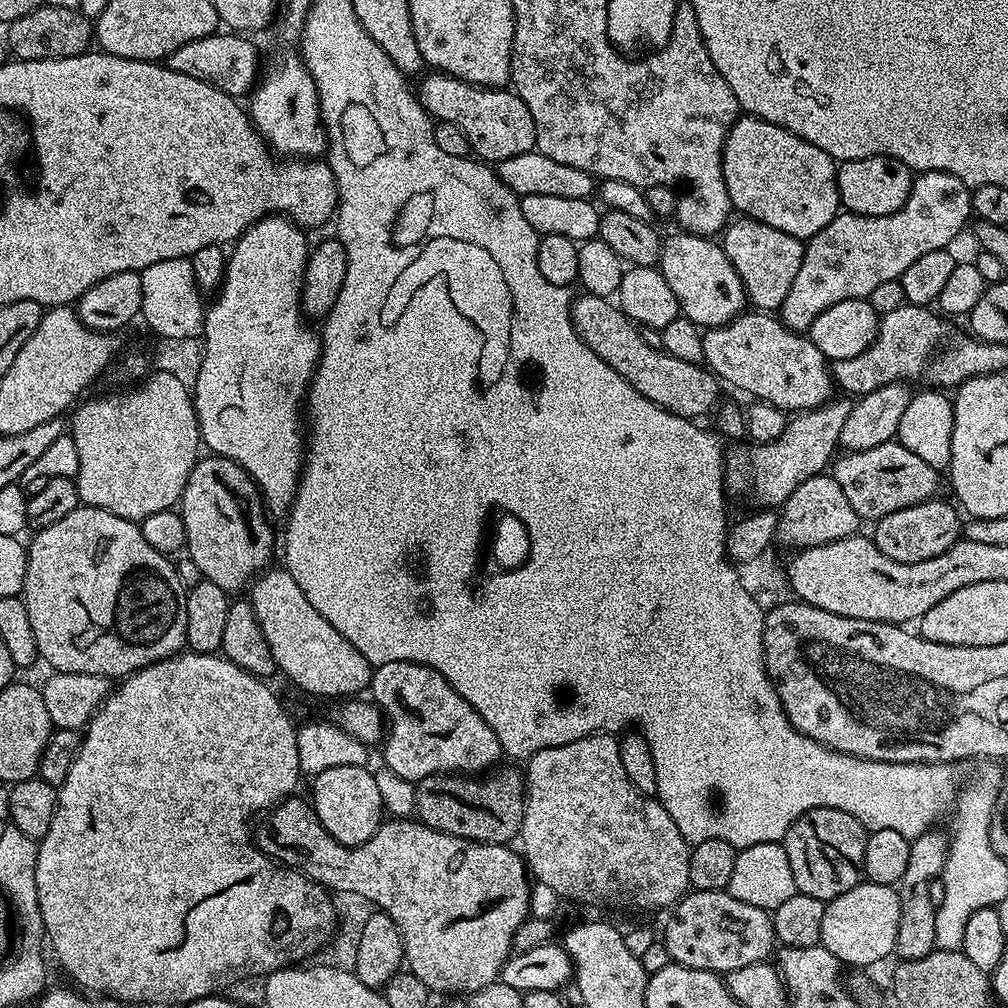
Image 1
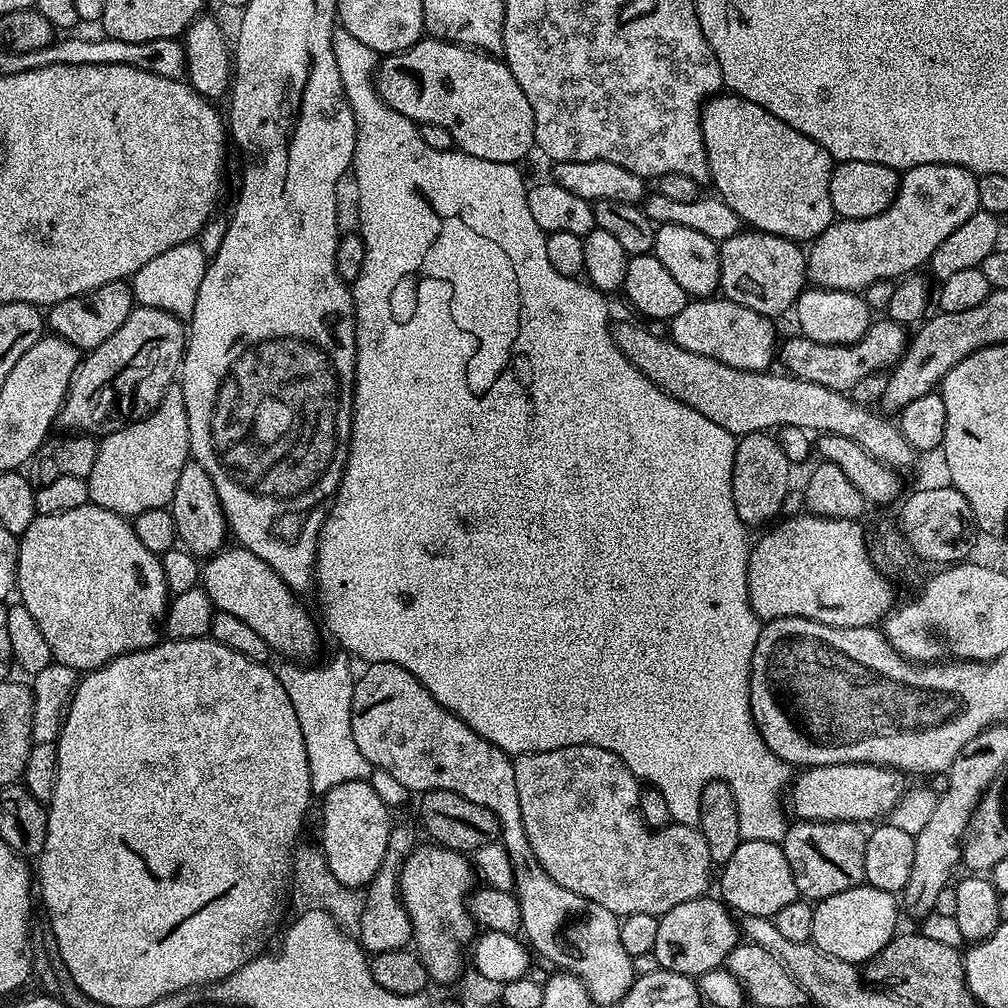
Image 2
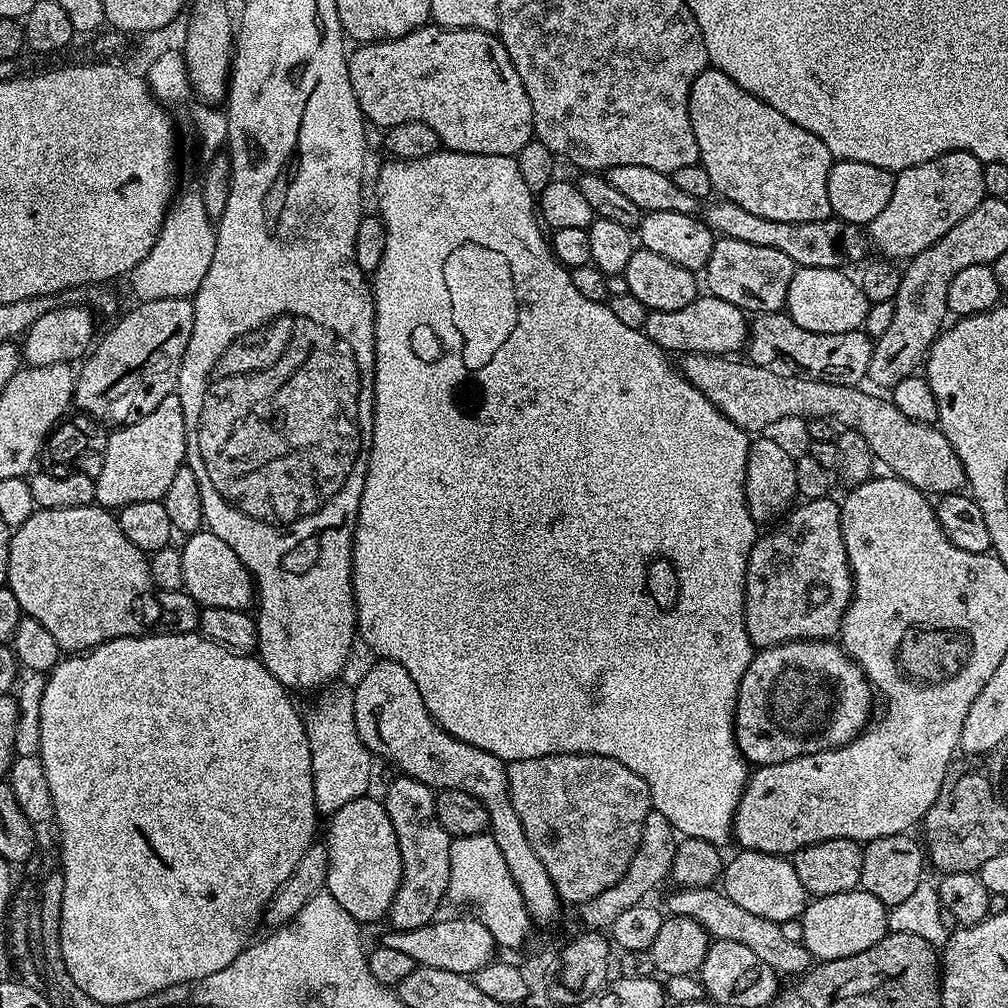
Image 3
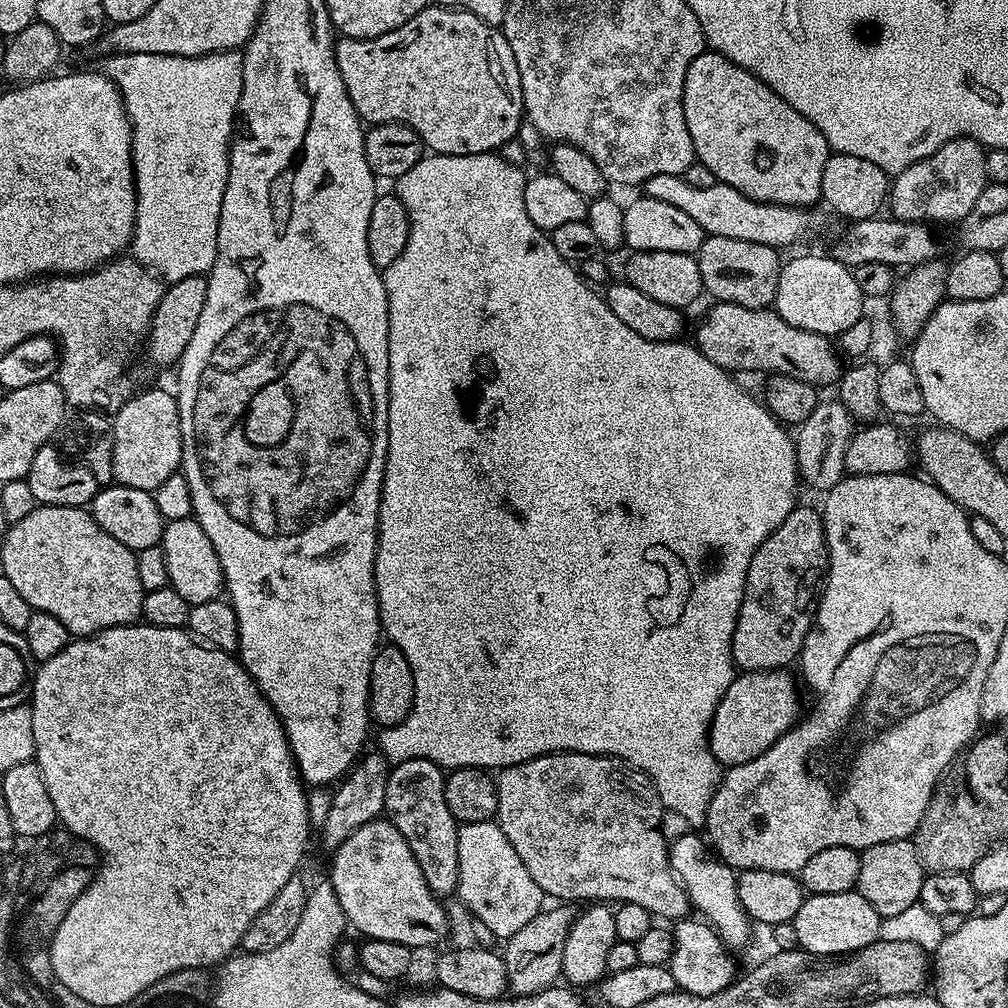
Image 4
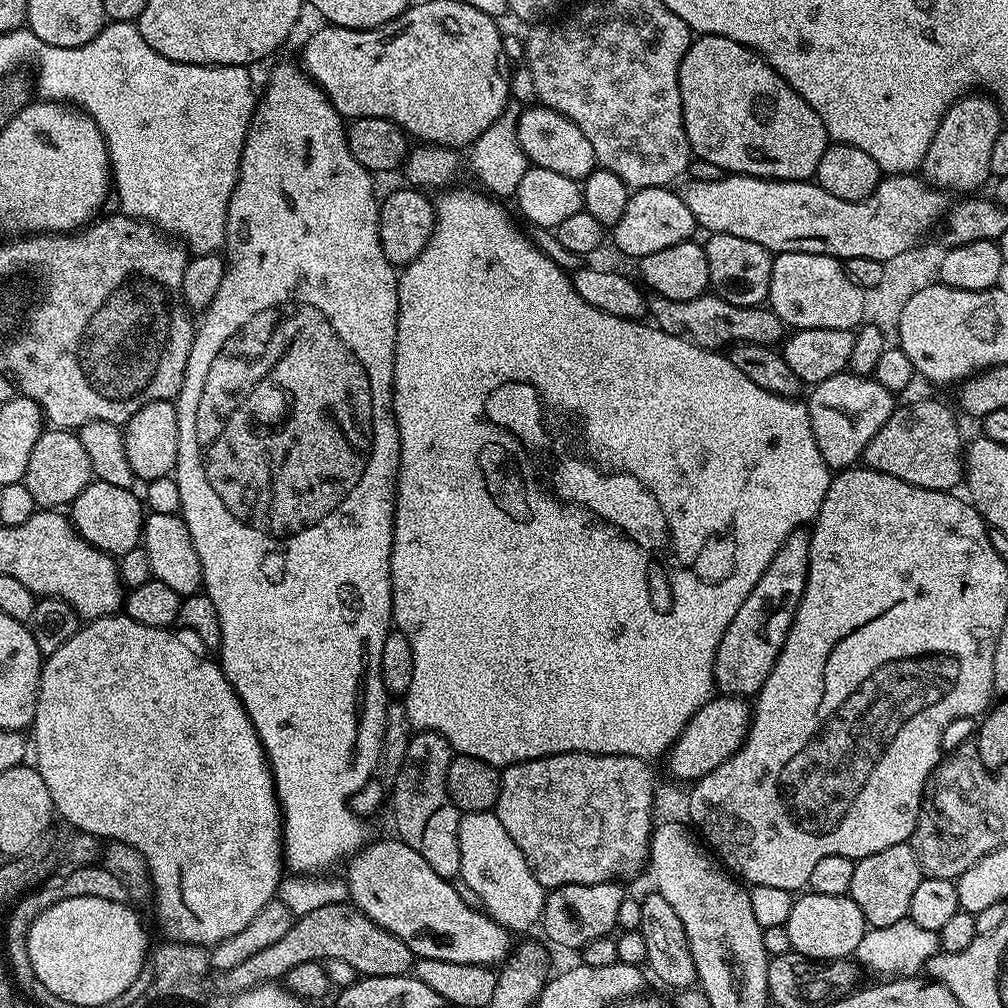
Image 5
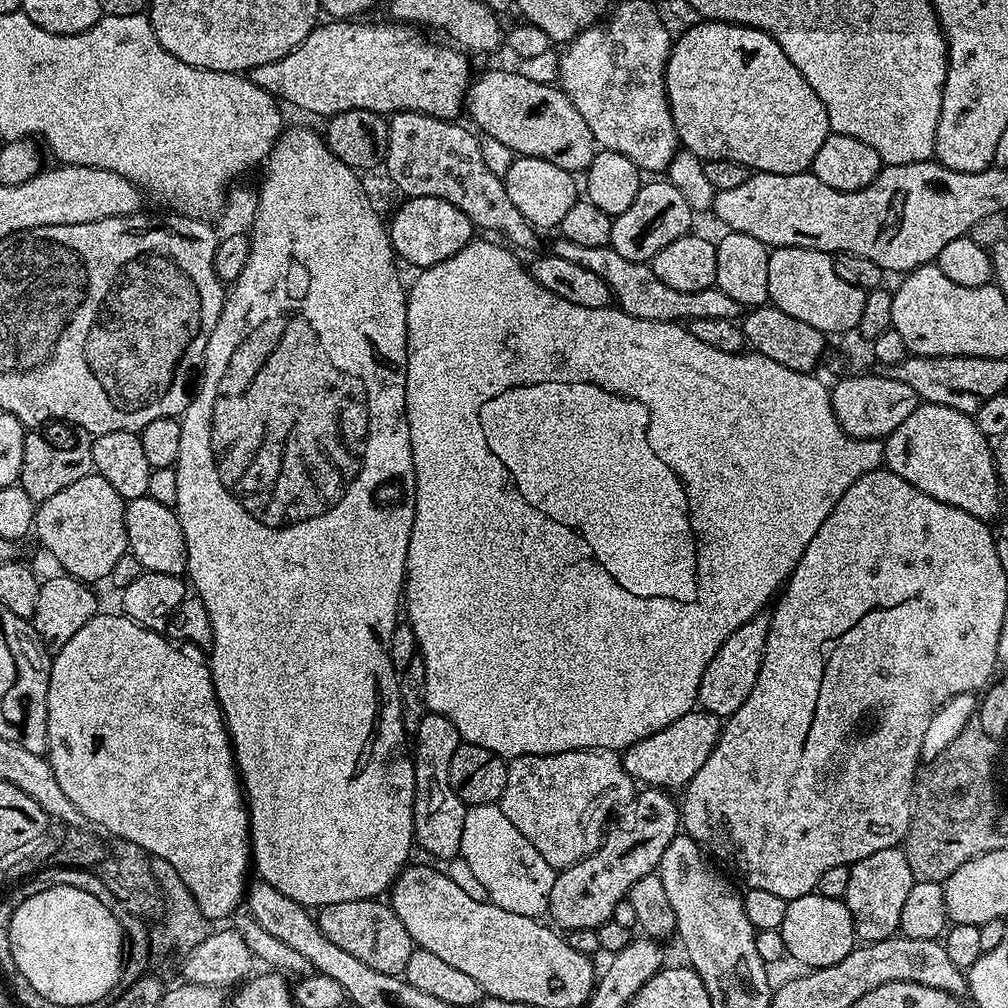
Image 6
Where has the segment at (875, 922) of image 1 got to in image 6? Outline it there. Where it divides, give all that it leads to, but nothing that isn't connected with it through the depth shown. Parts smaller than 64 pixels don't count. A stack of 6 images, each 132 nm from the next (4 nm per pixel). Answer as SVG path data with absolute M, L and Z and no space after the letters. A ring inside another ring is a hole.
M819 894L789 900L786 918L782 918L779 932L782 934L782 942L786 942L788 956L805 964L803 967L808 970L842 962L842 958L846 958L846 954L850 954L858 944L852 915L843 899L835 900Z

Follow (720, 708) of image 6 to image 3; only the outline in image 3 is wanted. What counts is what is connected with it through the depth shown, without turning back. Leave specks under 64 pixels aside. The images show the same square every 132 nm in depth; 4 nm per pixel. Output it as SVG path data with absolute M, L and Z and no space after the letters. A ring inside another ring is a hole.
M831 498L807 500L797 503L773 527L773 532L768 532L757 539L756 545L748 550L748 565L746 566L746 578L744 579L744 629L750 638L753 649L772 648L776 644L784 644L788 640L828 640L835 637L840 630L840 619L848 609L852 601L852 571L846 558L846 546L842 542L842 526L840 525L840 504Z

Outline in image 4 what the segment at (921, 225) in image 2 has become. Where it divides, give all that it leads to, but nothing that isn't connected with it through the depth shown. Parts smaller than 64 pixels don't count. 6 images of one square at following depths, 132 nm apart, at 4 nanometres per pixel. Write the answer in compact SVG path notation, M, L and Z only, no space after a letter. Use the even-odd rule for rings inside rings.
M959 136L946 142L946 146L934 150L934 154L922 158L922 162L895 173L890 184L890 208L892 204L893 210L896 211L893 212L895 219L918 220L933 226L952 223L955 225L964 220L966 214L970 214L970 210L974 210L974 206L978 202L978 194L982 194L982 190L989 183L984 165L985 151L983 144L971 140L968 136Z

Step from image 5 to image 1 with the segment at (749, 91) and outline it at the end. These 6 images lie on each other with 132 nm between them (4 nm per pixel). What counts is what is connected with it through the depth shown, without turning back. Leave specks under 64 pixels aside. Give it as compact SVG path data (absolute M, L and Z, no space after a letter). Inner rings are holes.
M747 114L741 115L736 123L732 125L732 129L729 130L728 136L724 140L724 181L726 182L726 190L732 199L733 209L735 209L737 213L743 214L745 217L766 222L766 226L774 226L778 230L782 230L791 236L797 236L797 238L805 242L817 236L841 211L840 191L836 185L837 167L837 161L833 160L830 154L826 154L826 150L822 150L818 146L814 146L810 142L806 142L802 138L790 134L790 130L786 130L782 126L760 120L757 116L750 116Z

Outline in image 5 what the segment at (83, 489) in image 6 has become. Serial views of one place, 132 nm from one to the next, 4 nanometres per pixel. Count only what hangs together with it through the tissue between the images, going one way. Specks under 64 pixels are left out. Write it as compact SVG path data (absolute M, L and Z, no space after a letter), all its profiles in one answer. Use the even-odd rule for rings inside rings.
M93 479L70 505L70 519L78 534L113 558L126 554L126 550L134 550L141 543L145 515L145 505L133 489L110 486L110 482L97 479Z

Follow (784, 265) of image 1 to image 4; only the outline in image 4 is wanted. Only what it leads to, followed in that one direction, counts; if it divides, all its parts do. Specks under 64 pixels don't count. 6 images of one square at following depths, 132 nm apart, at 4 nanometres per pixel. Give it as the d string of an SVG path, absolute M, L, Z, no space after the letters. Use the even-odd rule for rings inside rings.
M705 235L699 252L695 253L698 270L702 274L704 292L712 295L716 302L737 304L747 308L767 308L775 305L778 278L782 267L781 253L770 246L762 246L762 242L742 242L742 238L722 238Z

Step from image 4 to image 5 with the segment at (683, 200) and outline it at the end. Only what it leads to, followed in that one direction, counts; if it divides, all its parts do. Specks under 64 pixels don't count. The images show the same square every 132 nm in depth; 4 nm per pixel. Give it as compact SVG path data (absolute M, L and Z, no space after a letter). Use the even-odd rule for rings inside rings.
M725 174L718 182L698 182L694 179L687 181L685 188L679 189L680 197L686 202L686 210L690 210L690 214L694 214L697 225L701 229L705 228L705 233L711 234L734 234L734 238L750 238L750 242L758 242L758 246L762 246L773 254L781 252L805 252L806 254L818 254L819 256L835 256L837 260L843 262L850 258L874 258L875 260L886 261L890 258L897 257L898 254L905 253L906 250L917 247L925 239L923 237L935 226L940 220L940 215L947 213L950 208L950 201L944 196L945 193L939 188L933 188L919 175L909 174L907 176L890 176L885 175L880 181L880 185L876 187L876 192L872 196L868 196L864 200L843 200L842 198L834 198L834 194L830 194L821 184L809 182L807 180L760 180L756 176L737 176L735 174Z

